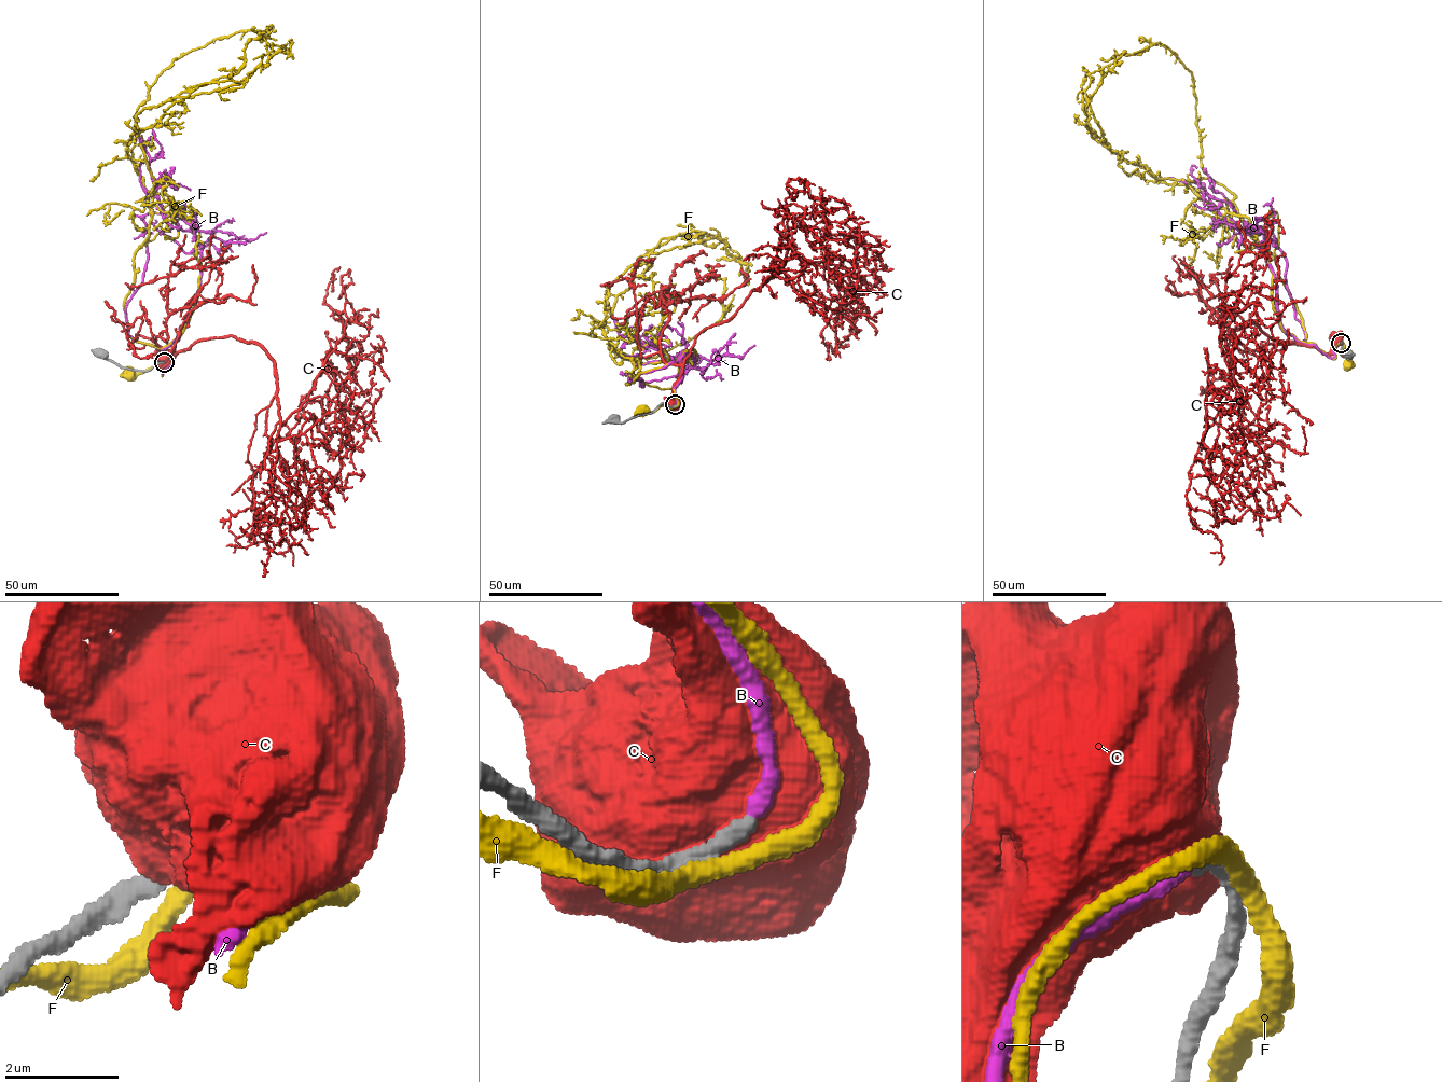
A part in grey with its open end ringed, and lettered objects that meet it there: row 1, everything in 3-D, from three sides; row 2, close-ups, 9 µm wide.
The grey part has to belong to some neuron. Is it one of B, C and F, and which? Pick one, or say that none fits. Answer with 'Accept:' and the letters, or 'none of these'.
Accept: B

